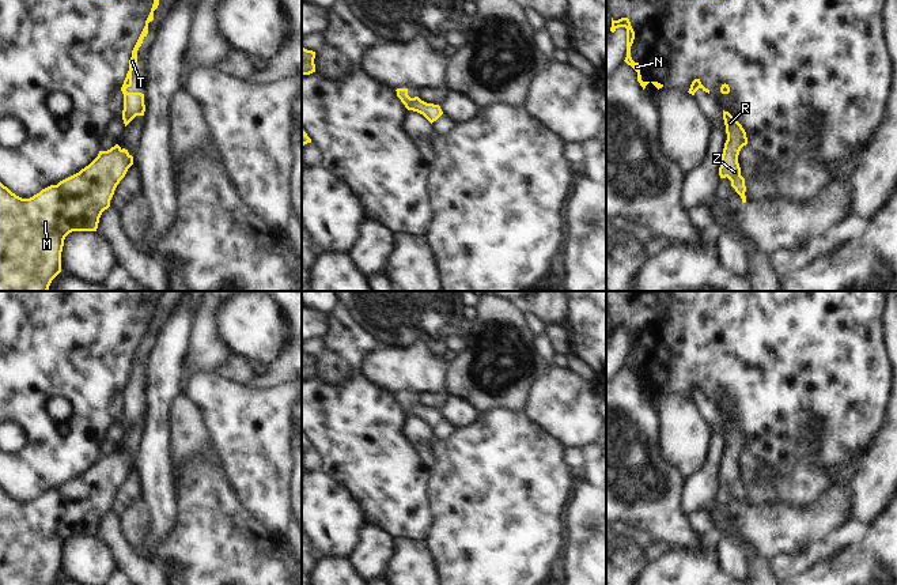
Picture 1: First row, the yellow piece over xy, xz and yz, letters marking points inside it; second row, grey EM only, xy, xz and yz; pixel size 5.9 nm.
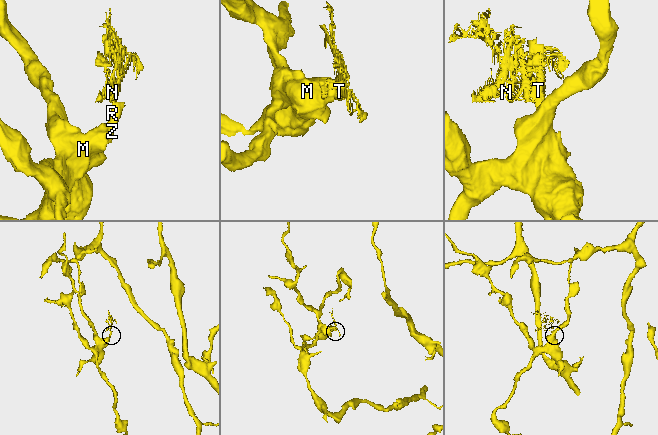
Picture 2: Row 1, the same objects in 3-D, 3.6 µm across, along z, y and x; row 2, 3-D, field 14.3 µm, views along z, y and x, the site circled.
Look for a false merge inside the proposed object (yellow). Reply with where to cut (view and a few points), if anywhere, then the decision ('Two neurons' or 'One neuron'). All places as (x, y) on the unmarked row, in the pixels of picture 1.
No split. One neuron.

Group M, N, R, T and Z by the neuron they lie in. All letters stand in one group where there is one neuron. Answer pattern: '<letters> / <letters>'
M N R T Z

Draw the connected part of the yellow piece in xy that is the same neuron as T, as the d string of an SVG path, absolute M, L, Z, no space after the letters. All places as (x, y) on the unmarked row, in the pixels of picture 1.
M160 291L160 295L156 298L154 303L154 309L151 313L151 317L145 325L145 331L132 355L132 362L129 365L129 375L126 378L126 382L124 385L124 389L121 392L121 396L124 399L124 415L122 415L122 424L125 431L136 422L136 420L144 420L145 410L144 410L144 399L141 397L128 397L126 393L132 390L132 375L137 370L137 355L143 348L143 344L148 339L148 328L154 325L154 316L159 310L159 299L164 294L164 291Z

